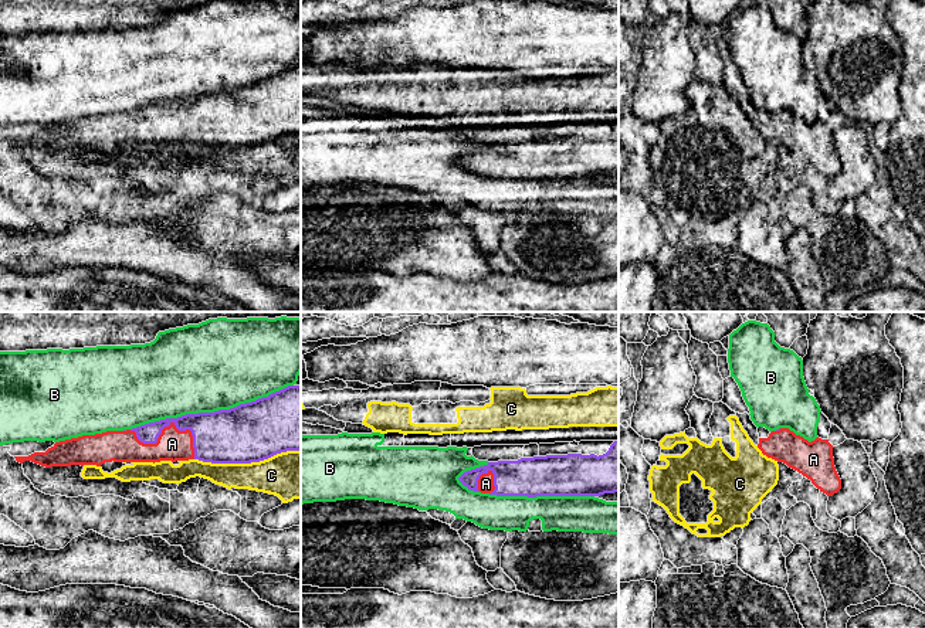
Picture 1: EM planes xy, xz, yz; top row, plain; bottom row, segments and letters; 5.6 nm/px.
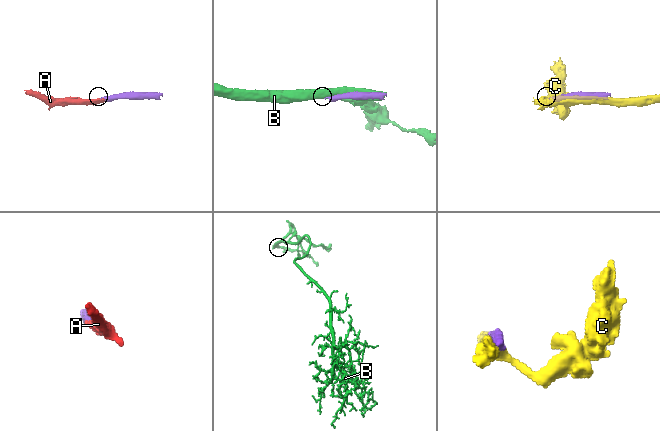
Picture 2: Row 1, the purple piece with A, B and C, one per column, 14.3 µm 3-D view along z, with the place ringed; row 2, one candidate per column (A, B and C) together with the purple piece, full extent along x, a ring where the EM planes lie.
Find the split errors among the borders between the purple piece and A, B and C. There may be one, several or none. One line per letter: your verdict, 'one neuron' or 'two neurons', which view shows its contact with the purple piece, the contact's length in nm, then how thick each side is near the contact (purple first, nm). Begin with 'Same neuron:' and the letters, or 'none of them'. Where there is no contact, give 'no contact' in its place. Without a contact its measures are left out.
Same neuron: A
A: one neuron; meets purple in xy; contact 400 nm long; 220 nm thick on the purple side, 180 nm on the other
B: two neurons; meets purple in xy; contact 950 nm long; 340 nm thick on the purple side, 480 nm on the other
C: two neurons; meets purple in xy; contact 600 nm long; 340 nm thick on the purple side, 280 nm on the other

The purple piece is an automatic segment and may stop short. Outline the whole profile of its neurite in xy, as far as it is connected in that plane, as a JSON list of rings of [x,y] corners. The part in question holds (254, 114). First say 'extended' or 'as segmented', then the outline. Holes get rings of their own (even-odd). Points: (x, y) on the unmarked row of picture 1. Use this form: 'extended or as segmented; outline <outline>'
extended; outline [[[288,68],[230,92],[82,118],[55,125],[45,135],[14,140],[45,150],[101,149],[112,143],[251,146],[287,133],[301,133],[301,68]]]

